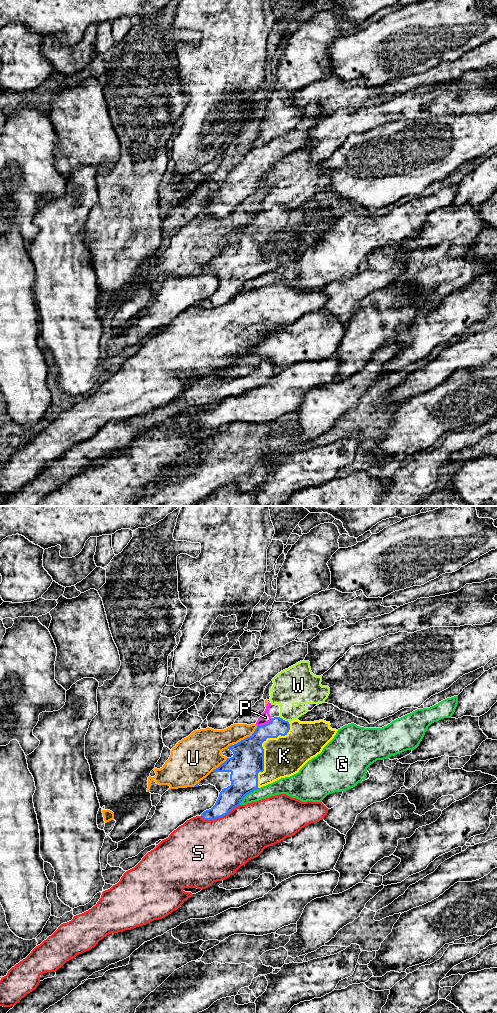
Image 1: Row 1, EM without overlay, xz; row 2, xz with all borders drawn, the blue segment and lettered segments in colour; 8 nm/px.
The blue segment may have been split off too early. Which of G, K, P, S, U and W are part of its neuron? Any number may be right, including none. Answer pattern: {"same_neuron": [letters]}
{"same_neuron": ["K"]}

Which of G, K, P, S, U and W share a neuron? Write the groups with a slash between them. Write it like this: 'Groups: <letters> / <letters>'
Groups: G / K / P W / S / U

